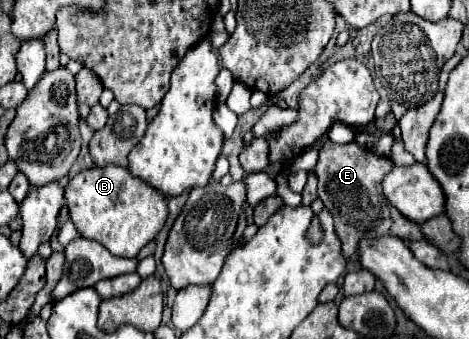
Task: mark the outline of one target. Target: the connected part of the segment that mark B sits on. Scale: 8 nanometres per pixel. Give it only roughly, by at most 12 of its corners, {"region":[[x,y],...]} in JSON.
{"region":[[116,164],[80,170],[64,198],[80,236],[136,258],[166,198]]}

